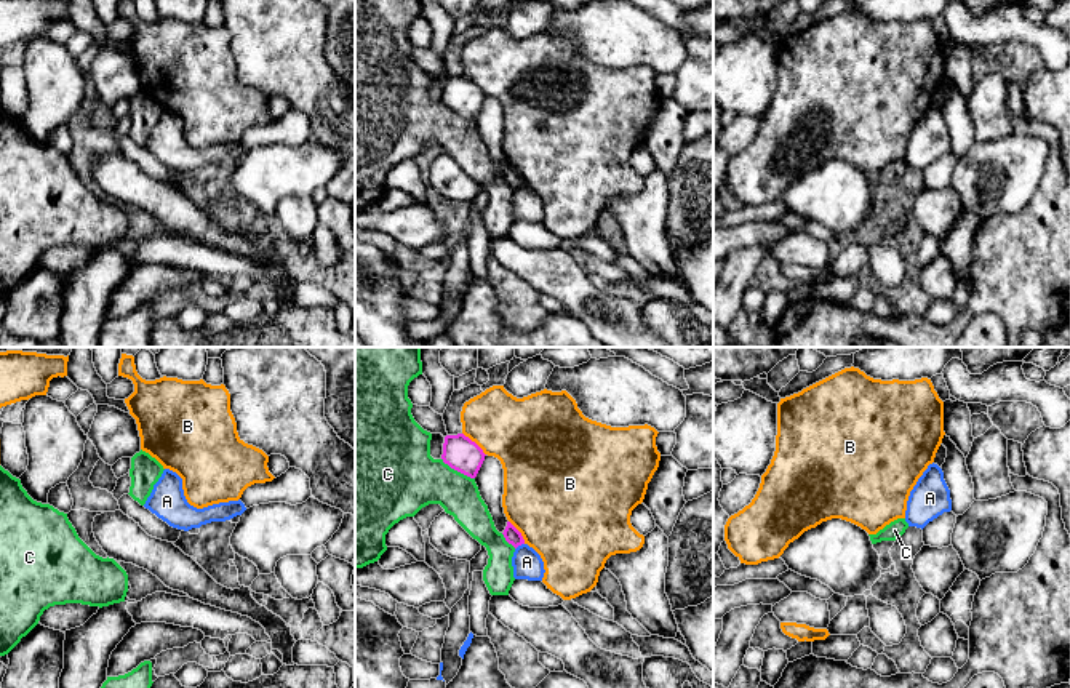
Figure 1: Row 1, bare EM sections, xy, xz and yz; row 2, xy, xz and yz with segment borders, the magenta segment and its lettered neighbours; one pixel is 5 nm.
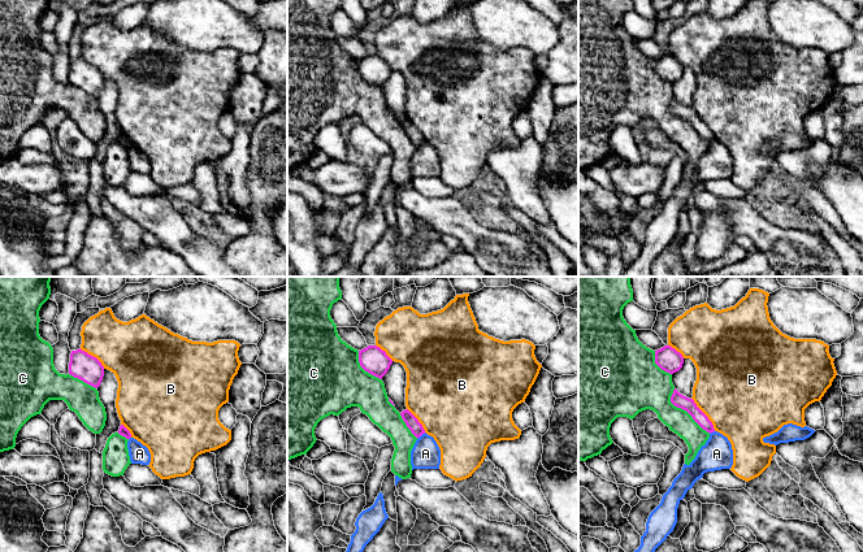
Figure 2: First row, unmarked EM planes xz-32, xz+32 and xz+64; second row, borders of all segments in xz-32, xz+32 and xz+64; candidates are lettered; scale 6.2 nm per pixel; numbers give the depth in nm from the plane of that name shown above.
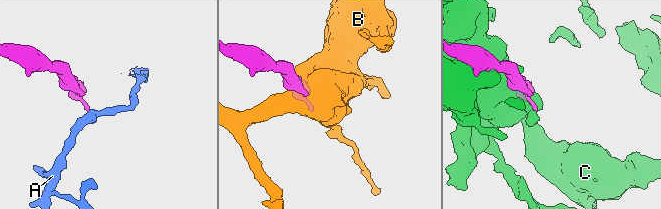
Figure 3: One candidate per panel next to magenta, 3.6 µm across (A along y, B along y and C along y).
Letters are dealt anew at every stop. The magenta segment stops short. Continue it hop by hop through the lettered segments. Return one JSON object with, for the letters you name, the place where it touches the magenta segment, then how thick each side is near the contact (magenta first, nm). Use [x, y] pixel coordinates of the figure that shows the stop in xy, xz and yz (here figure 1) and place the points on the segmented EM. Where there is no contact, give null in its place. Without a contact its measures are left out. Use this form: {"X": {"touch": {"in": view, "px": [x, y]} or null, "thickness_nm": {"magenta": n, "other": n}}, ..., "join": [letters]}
{"join": []}

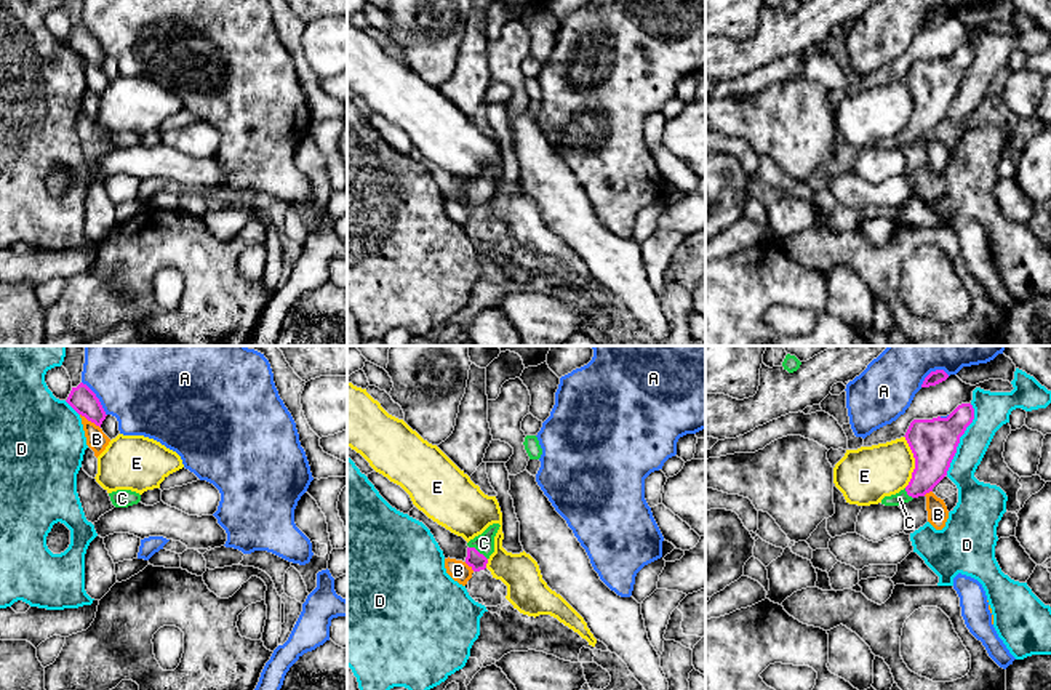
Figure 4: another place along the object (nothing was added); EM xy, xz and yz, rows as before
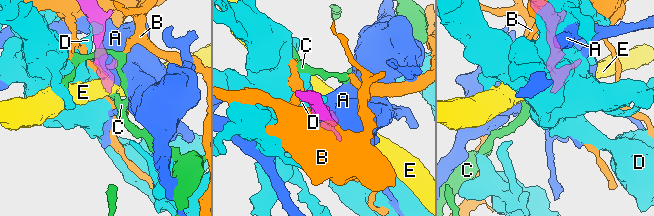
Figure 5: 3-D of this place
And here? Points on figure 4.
{"C": {"touch": {"in": "xz", "px": [477, 551]}, "thickness_nm": {"magenta": 90, "other": 100}}, "join": ["C"]}

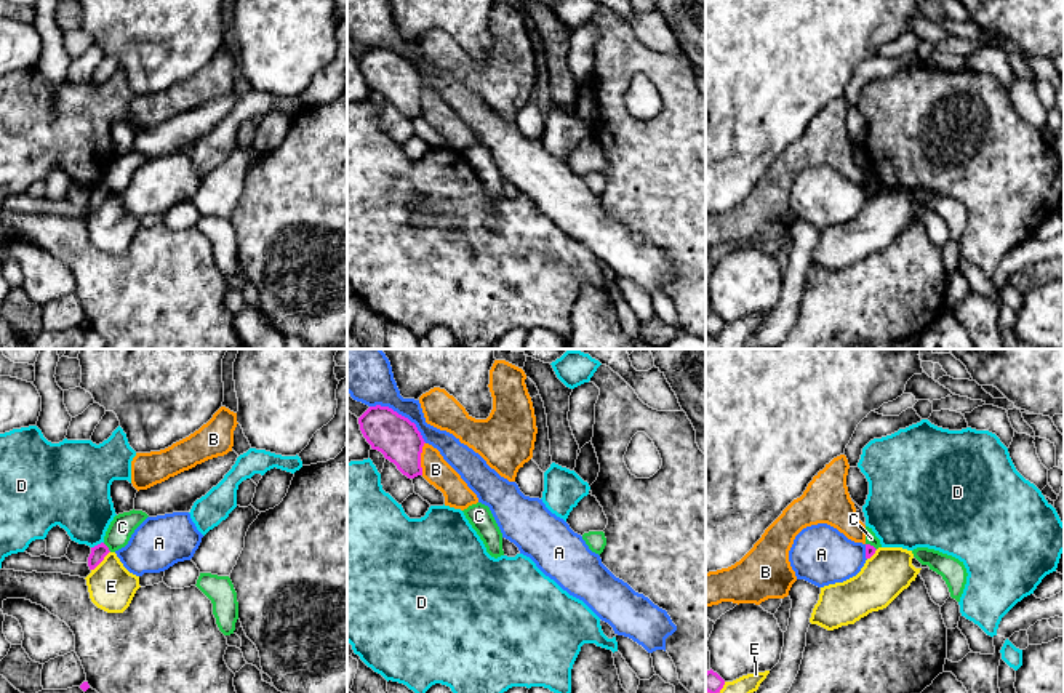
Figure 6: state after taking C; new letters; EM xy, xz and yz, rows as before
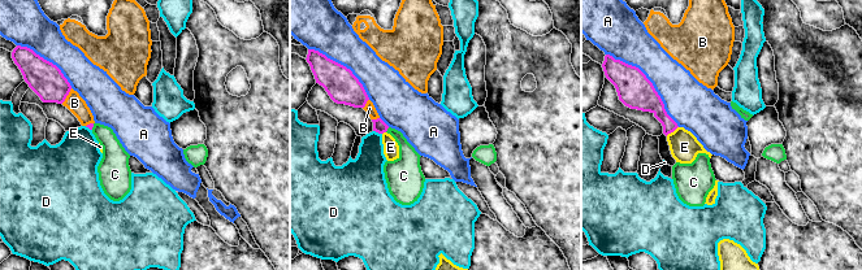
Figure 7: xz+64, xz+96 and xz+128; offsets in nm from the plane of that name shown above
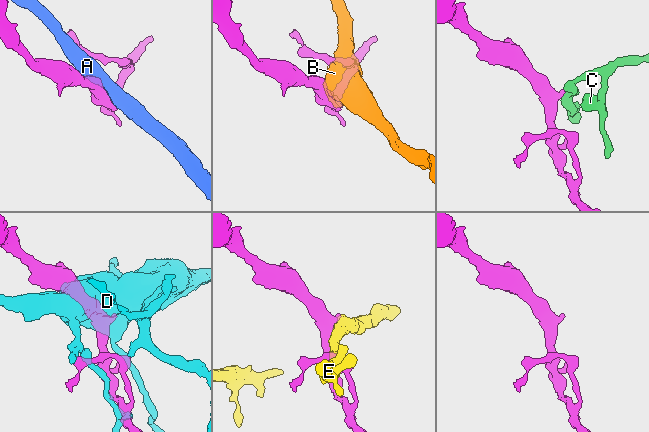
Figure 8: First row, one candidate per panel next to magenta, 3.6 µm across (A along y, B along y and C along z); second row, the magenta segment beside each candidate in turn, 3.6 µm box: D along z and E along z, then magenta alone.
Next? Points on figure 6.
{"join": []}

